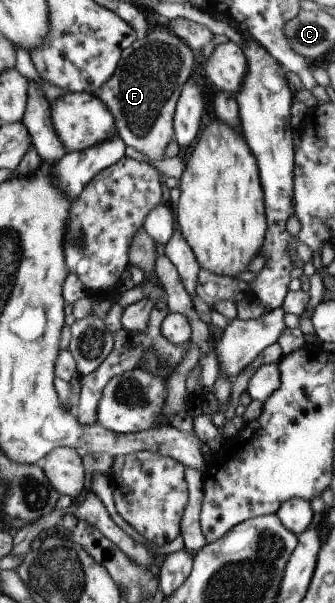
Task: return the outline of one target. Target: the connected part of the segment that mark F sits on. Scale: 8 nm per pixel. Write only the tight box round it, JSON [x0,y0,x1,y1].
[94,30,191,162]

